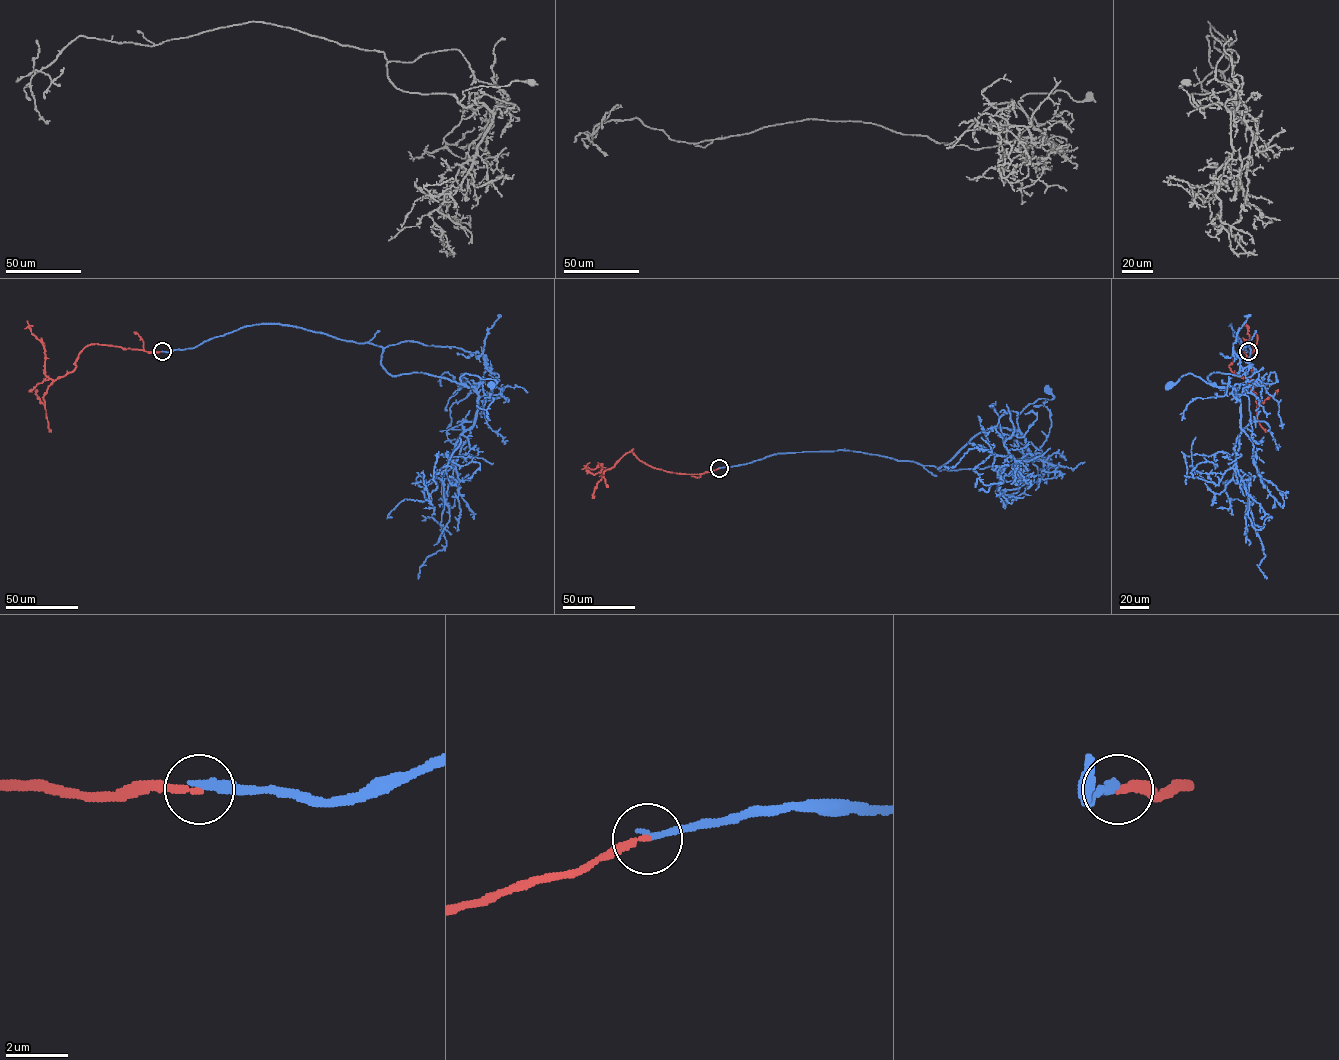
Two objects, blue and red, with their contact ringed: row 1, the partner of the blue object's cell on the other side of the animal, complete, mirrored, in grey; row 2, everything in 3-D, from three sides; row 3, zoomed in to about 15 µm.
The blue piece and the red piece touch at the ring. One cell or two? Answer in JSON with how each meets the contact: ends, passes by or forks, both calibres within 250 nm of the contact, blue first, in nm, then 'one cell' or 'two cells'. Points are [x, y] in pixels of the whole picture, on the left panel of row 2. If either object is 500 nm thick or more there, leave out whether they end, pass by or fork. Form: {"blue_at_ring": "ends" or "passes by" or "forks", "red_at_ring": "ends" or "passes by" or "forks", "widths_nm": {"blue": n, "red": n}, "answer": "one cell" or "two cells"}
{"blue_at_ring": "ends", "red_at_ring": "ends", "widths_nm": {"blue": 240, "red": 200}, "answer": "two cells"}

